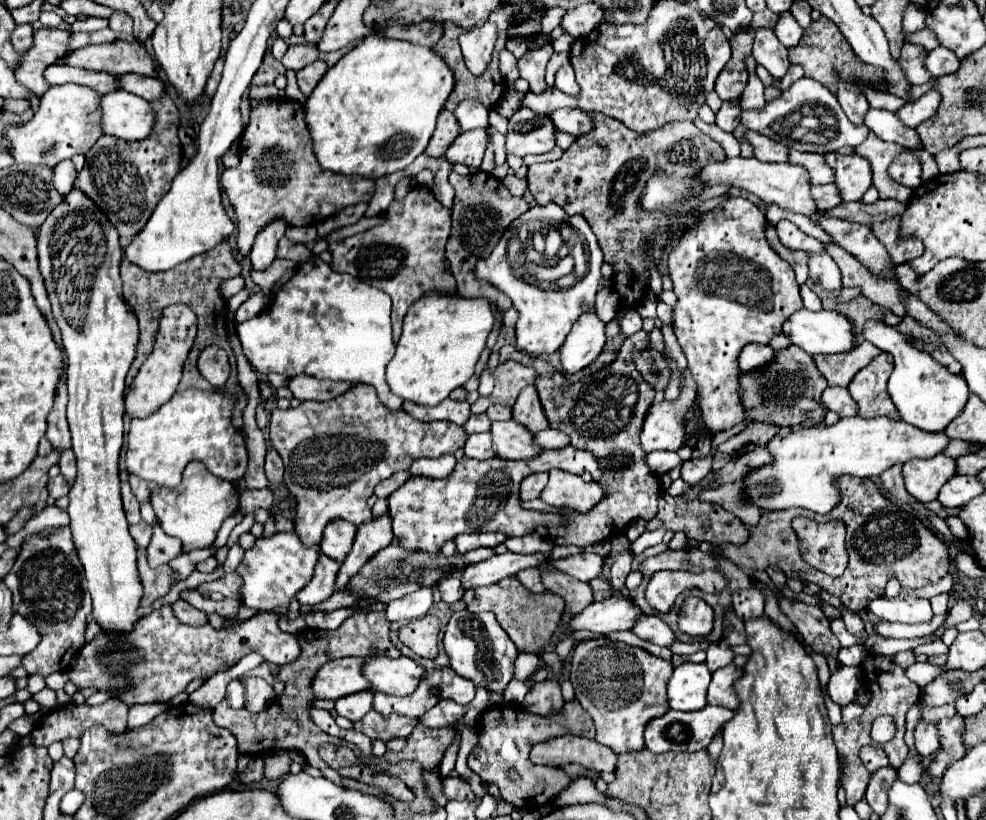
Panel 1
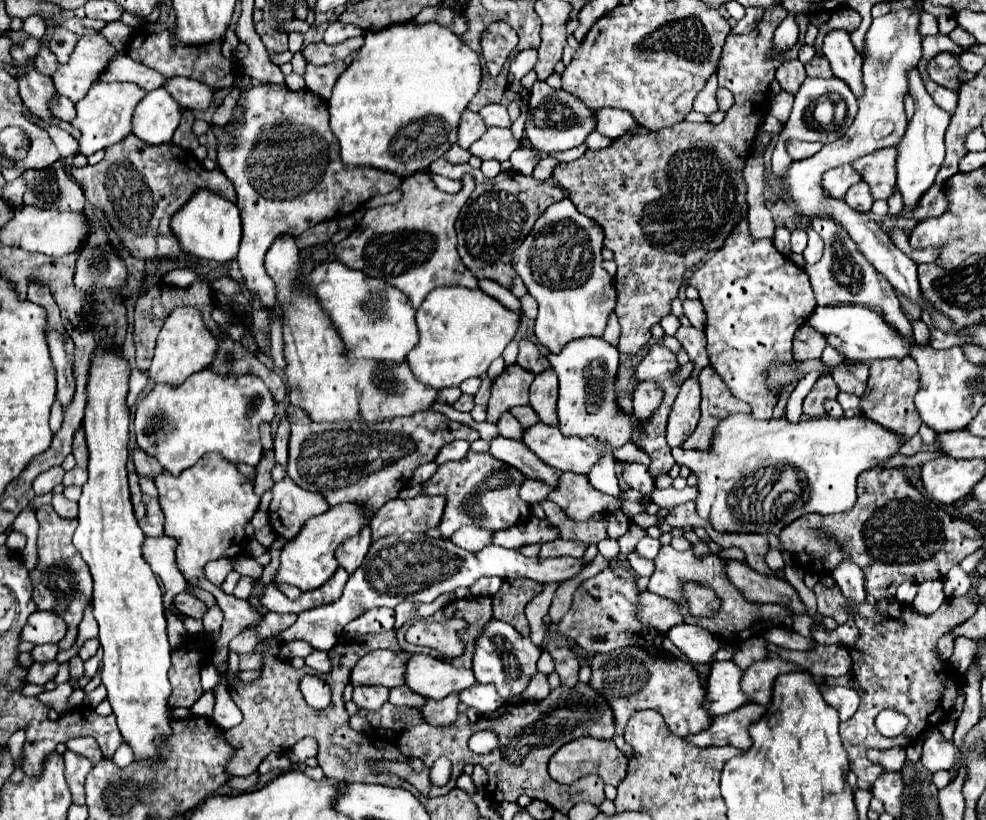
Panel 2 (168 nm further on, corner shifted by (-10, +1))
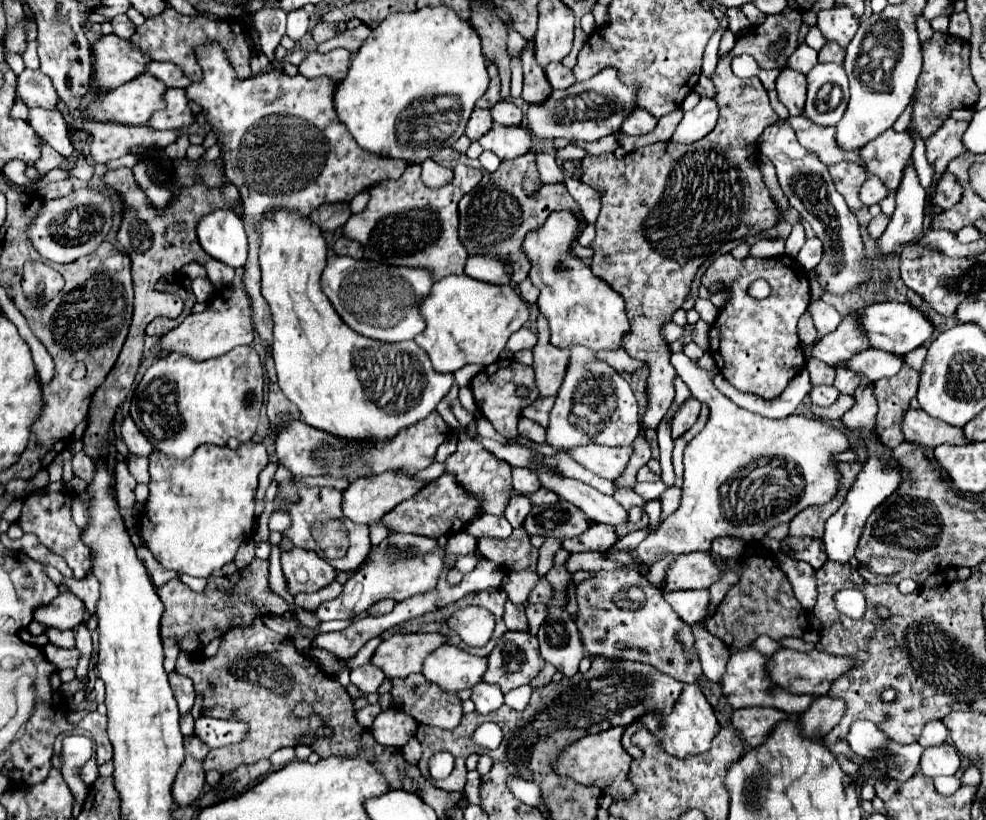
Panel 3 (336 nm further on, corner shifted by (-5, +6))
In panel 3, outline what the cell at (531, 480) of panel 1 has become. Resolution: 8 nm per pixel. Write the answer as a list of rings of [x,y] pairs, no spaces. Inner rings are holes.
[[[513,469],[513,489],[519,495],[529,495],[535,493],[541,487],[539,479],[535,477],[535,473],[531,475],[529,469]]]

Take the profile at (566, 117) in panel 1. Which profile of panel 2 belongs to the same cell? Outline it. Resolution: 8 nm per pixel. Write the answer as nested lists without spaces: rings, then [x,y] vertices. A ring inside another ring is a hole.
[[[600,108],[596,110],[596,130],[604,136],[610,138],[620,138],[626,132],[638,128],[636,118],[626,112],[626,110],[618,110],[618,108]]]

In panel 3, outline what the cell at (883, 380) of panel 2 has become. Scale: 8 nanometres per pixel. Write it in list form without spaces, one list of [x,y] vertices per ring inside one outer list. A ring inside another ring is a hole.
[[[903,363],[899,375],[873,383],[875,399],[879,405],[875,417],[875,433],[879,435],[879,441],[889,449],[903,443],[903,415],[909,407],[909,401],[917,395],[917,387],[919,373],[907,363]]]

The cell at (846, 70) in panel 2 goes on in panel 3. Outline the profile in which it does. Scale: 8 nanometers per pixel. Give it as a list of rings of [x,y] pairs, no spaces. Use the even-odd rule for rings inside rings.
[[[833,7],[817,15],[817,27],[827,41],[835,41],[839,47],[847,49],[847,43],[851,43],[859,23],[853,19],[853,13],[849,9]]]

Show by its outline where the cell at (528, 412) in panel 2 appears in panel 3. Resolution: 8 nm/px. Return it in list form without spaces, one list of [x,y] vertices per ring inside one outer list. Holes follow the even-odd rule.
[[[545,397],[545,399],[537,399],[535,403],[527,405],[523,409],[523,415],[521,417],[527,417],[527,419],[533,419],[535,423],[539,423],[541,427],[547,427],[549,423],[549,411],[553,407],[553,397]]]

